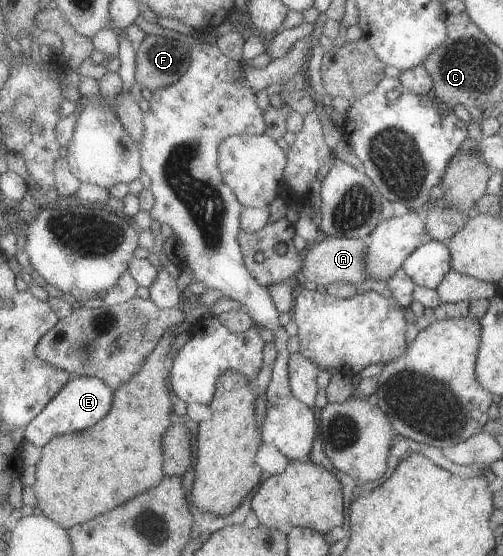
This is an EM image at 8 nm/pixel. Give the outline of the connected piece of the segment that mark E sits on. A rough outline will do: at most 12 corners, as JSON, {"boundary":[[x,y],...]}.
{"boundary":[[73,378],[25,428],[44,448],[53,438],[97,425],[114,389]]}

